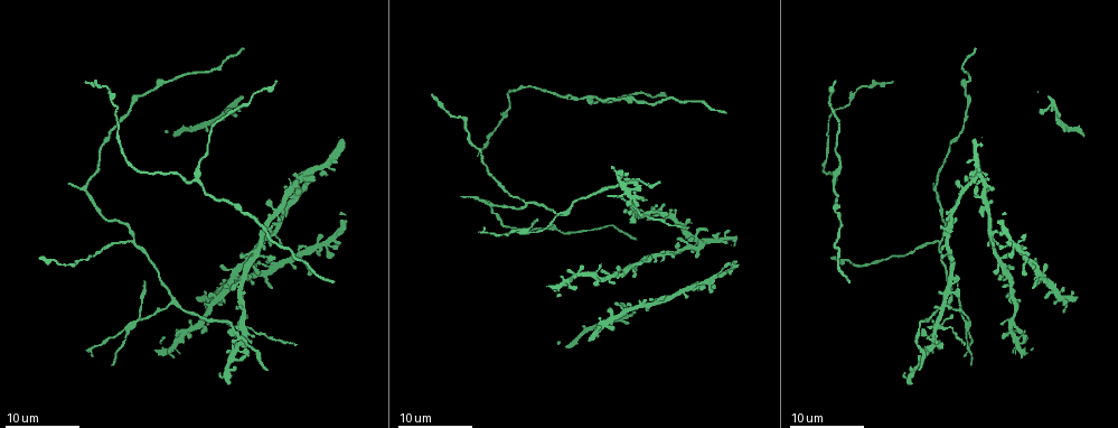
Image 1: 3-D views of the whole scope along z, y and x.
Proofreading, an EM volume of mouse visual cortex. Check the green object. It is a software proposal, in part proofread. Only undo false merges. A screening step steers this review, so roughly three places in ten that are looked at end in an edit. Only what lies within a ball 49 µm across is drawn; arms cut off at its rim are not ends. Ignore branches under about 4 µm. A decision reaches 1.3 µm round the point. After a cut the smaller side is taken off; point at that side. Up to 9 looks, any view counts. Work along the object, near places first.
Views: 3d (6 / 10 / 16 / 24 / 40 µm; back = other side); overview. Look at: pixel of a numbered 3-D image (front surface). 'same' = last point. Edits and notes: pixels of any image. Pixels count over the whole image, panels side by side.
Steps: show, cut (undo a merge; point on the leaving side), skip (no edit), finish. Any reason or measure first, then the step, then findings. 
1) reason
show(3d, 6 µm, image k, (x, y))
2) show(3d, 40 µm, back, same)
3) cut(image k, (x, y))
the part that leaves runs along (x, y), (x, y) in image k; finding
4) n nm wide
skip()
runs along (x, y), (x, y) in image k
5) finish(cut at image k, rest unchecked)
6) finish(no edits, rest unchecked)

three-way junction
show(3d, 16 µm, image 1, (213, 299))

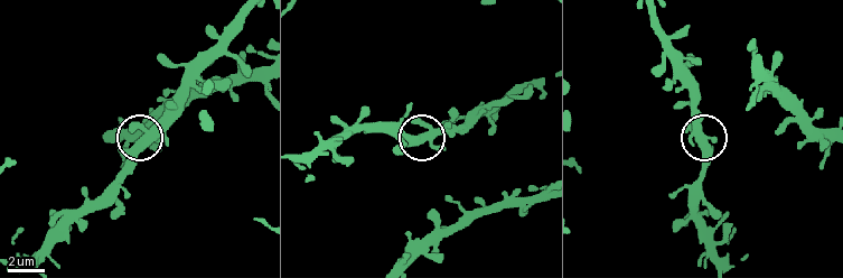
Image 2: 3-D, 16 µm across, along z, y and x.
show(3d, 10 µm, image 2, (426, 139))

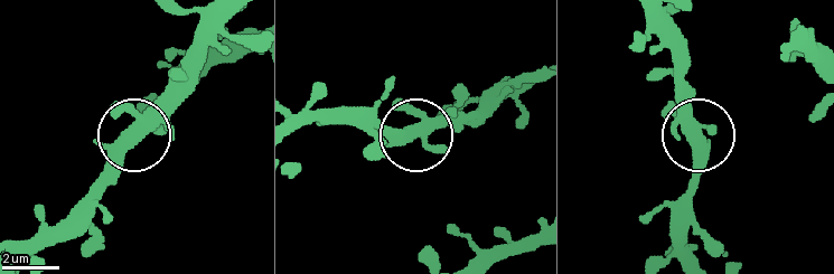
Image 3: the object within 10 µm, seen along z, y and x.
skip()
runs along (232, 12), (196, 69), (83, 197) in image 3; one neuron here

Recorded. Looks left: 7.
three-way junction
show(3d, 24 µm, image 1, (940, 242))

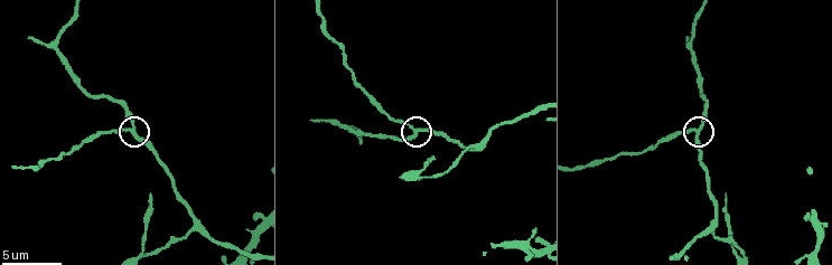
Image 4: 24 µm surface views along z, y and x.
show(3d, 10 µm, image 4, (697, 129))

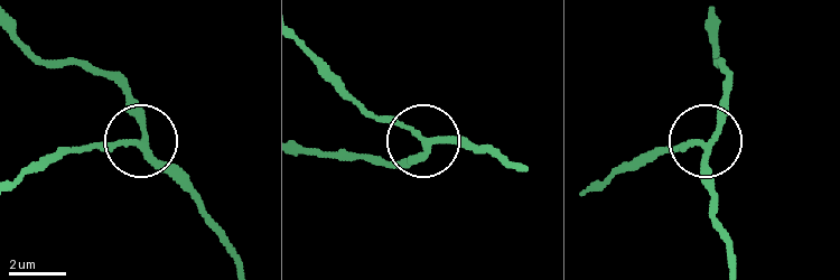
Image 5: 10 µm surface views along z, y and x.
side arm 22 µm
skip()
runs along (733, 261), (705, 148), (656, 146) in image 5; all the same neuron

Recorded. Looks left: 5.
three-way junction
show(3d, 10 µm, image 4, (713, 229))

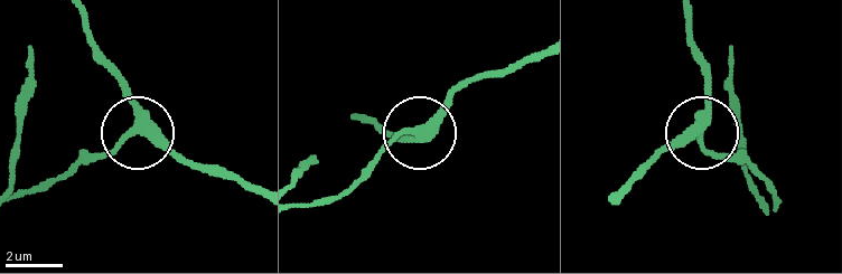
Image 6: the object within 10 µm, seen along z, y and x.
show(3d, 6 µm, image 6, (417, 130))

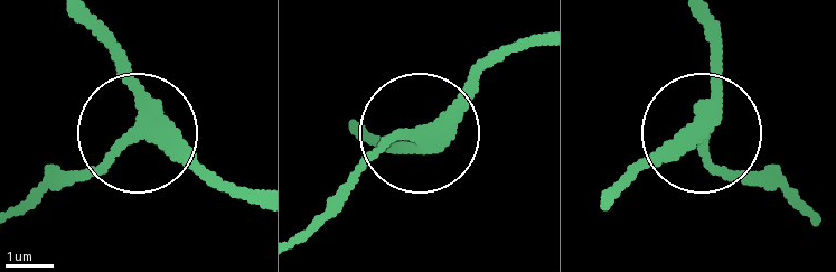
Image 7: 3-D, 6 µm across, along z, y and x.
skip()
runs along (76, 22), (124, 78), (133, 127), (28, 207) in image 7; one neuron here

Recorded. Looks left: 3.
three-way junction
show(3d, 10 µm, image 4, (414, 175))

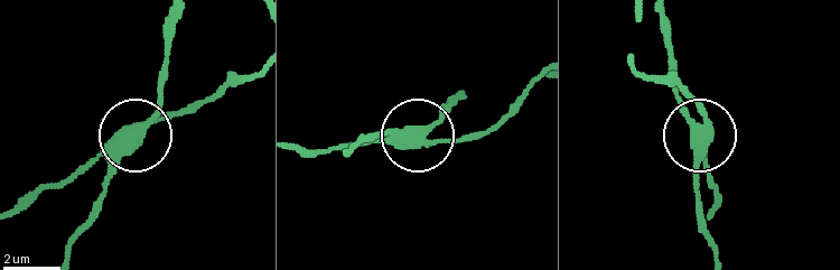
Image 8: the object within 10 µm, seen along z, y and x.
show(3d, 6 µm, image 8, (421, 133))

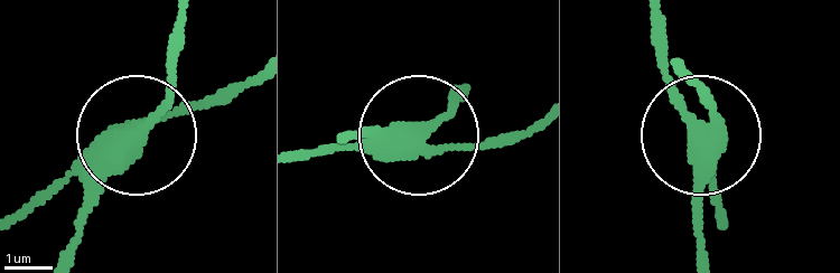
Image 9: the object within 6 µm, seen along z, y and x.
side arm 6 µm
cut(image 9, (157, 107))
the part that leaves runs along (716, 149), (671, 93), (655, 20) in image 9; two neurons meet here

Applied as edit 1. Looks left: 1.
finish(cut at image 9, rest unchecked)

